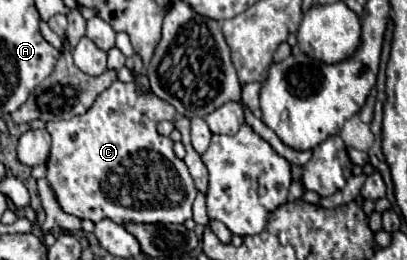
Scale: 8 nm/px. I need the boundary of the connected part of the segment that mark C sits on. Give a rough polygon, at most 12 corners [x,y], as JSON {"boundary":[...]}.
{"boundary":[[147,75],[49,121],[79,219],[185,223],[197,195]]}

